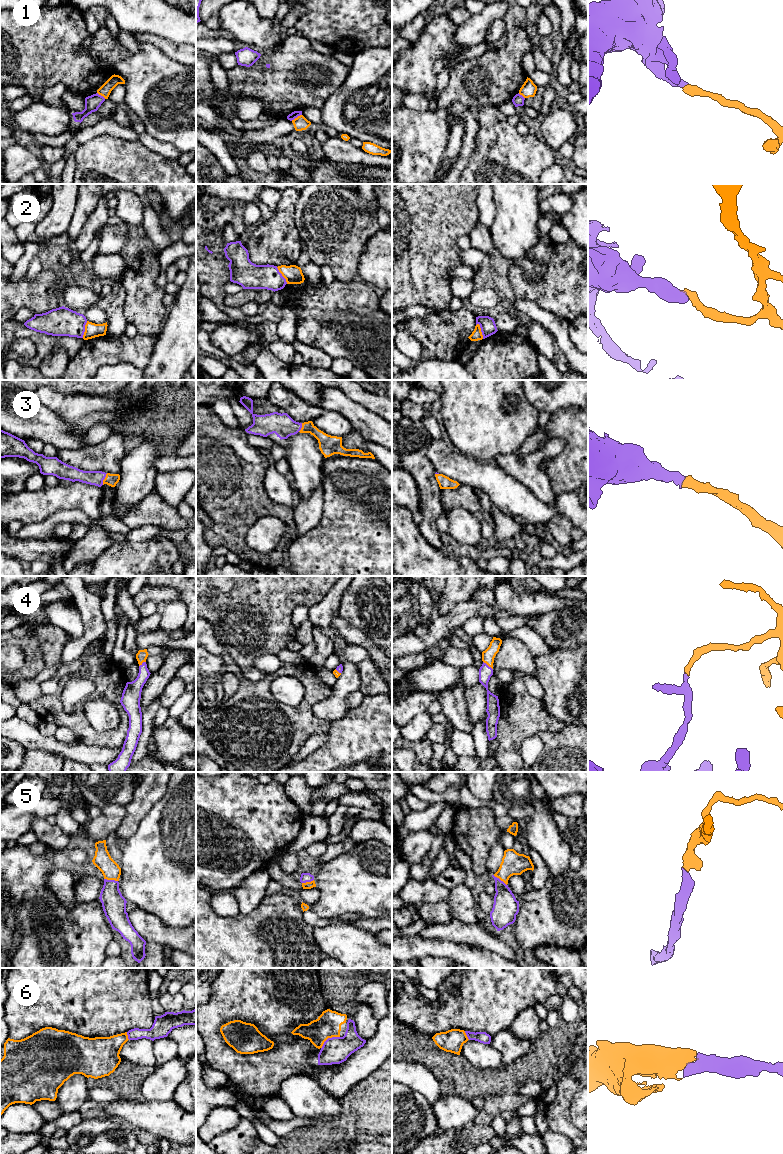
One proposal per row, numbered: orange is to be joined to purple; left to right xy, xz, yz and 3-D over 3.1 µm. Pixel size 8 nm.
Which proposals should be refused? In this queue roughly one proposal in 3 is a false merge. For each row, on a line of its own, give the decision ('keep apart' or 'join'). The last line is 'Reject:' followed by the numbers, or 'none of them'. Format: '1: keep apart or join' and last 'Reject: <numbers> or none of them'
1: keep apart
2: keep apart
3: join
4: join
5: join
6: join
Reject: 1, 2

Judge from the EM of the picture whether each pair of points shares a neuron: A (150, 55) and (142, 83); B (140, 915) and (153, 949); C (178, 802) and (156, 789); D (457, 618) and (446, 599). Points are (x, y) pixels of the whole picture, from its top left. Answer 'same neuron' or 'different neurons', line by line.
A: same neuron
B: different neurons
C: different neurons
D: different neurons

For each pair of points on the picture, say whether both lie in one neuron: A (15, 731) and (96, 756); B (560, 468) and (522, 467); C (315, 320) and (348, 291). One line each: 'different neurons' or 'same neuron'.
A: same neuron
B: different neurons
C: same neuron

